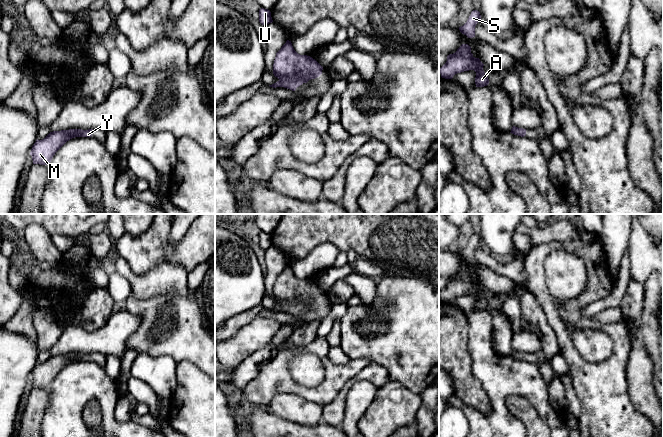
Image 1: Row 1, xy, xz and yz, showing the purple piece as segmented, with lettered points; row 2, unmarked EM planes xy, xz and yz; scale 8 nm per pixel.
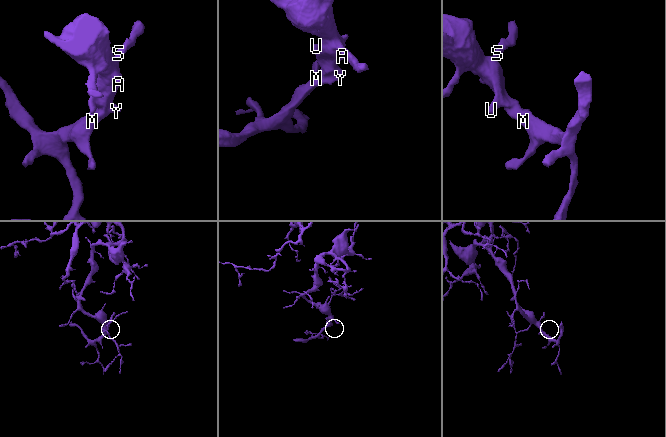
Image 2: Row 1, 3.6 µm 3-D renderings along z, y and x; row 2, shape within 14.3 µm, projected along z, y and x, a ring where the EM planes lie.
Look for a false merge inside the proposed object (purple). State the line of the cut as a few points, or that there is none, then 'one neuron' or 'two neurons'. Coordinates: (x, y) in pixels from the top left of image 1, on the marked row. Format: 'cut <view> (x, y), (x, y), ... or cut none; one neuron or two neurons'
cut none; one neuron

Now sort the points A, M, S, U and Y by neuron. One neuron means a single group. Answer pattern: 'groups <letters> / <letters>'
groups A M S U Y

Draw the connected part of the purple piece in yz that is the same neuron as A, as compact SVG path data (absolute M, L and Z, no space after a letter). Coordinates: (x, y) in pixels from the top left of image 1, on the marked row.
M462 44L455 53L447 56L446 63L440 68L442 78L452 79L457 73L474 70L476 72L476 87L484 87L489 84L488 73L483 70L484 64L471 53L468 44Z

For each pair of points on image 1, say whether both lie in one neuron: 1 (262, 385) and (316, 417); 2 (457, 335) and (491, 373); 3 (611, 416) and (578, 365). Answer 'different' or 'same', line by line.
1: different
2: different
3: same

